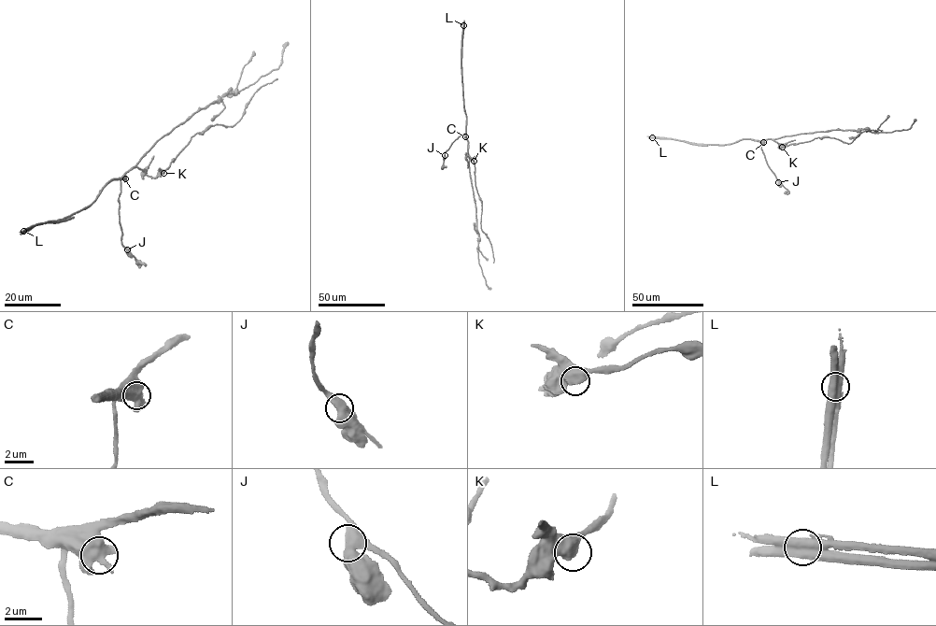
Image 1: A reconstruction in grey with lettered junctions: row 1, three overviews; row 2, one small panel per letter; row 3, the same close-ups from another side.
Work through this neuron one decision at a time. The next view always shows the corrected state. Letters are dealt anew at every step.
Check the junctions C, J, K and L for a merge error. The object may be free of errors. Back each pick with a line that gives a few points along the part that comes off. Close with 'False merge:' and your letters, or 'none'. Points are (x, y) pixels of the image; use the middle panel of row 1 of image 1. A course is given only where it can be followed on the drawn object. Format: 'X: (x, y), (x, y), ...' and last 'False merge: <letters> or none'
L: (463, 26), (461, 81)
False merge: L

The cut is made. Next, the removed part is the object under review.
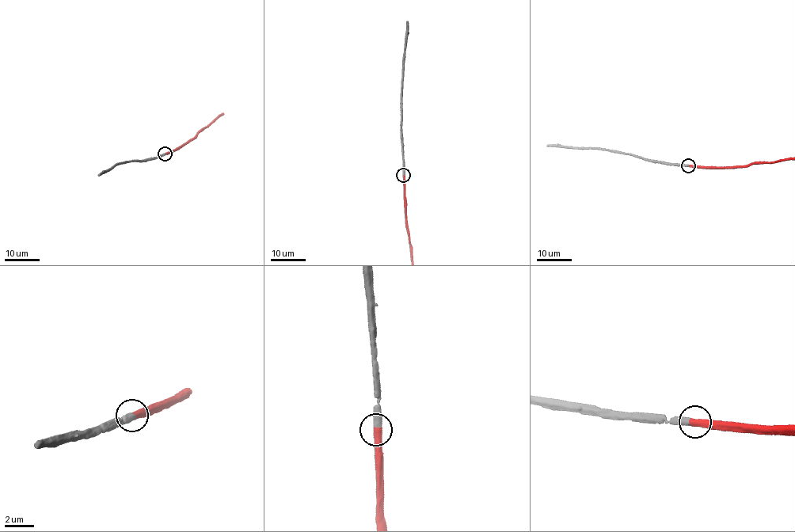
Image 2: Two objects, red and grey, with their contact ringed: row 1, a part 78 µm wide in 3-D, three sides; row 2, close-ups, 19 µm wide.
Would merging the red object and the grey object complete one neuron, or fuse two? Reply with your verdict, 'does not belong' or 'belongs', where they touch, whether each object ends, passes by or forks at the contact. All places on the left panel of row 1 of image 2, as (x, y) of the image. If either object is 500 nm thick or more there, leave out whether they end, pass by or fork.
belongs; place (165, 153)

